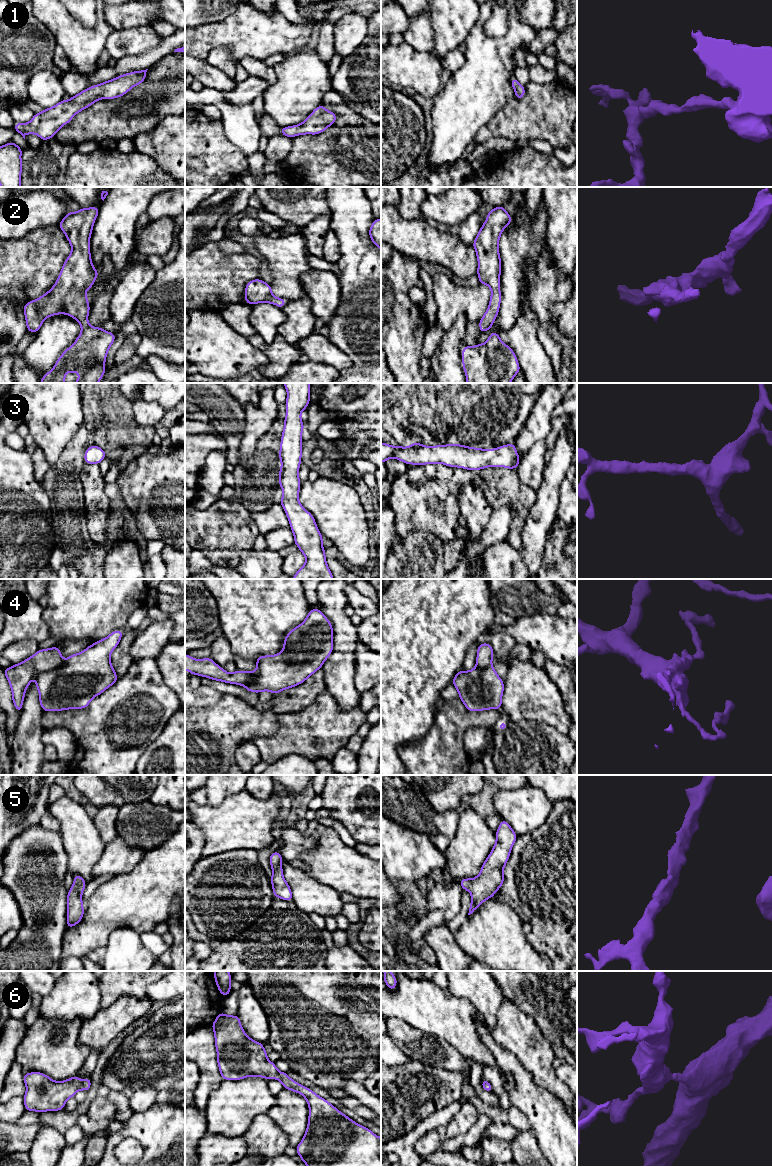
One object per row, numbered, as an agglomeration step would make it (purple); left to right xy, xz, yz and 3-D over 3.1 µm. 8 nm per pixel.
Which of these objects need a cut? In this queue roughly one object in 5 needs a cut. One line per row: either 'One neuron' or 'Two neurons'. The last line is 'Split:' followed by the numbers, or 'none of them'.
1: One neuron
2: One neuron
3: One neuron
4: One neuron
5: One neuron
6: One neuron
Split: none of them

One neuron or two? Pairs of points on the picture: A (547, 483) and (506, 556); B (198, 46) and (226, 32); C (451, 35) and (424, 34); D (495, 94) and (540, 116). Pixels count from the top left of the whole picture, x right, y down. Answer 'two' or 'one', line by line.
A: one
B: one
C: two
D: two

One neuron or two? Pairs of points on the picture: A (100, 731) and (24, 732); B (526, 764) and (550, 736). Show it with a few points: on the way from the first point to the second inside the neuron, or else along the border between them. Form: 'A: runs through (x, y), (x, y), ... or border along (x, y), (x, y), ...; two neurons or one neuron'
A: border along (43, 712), (41, 724), (45, 728); two neurons
B: runs through (533, 757), (547, 743); one neuron

